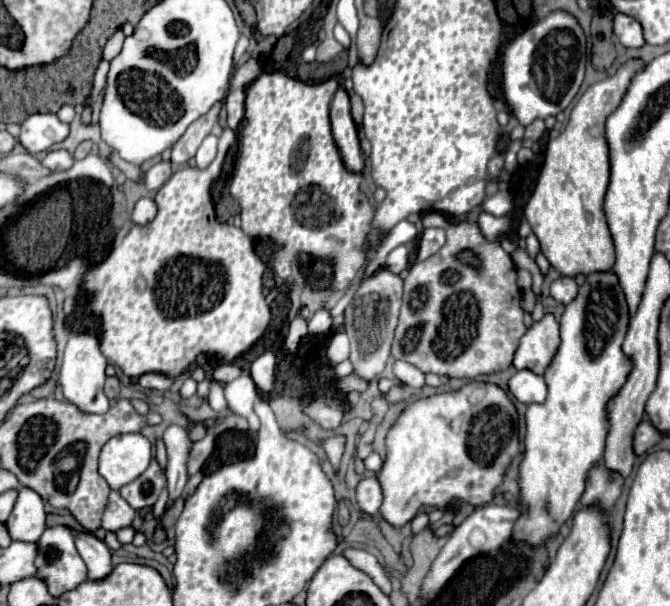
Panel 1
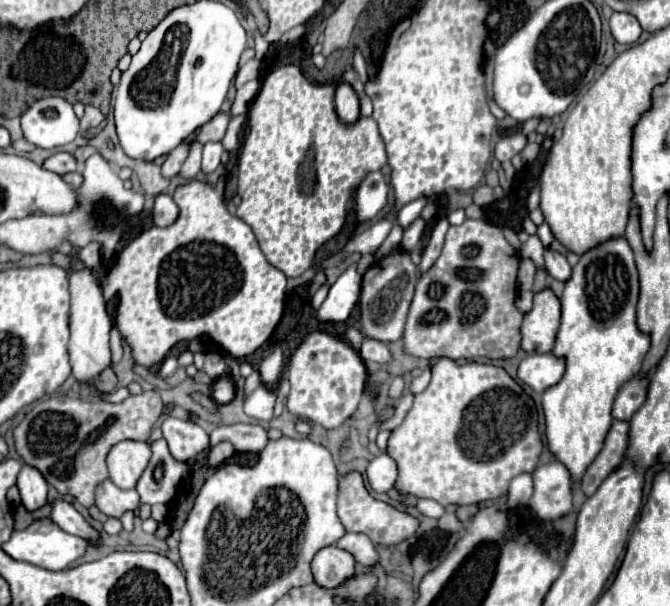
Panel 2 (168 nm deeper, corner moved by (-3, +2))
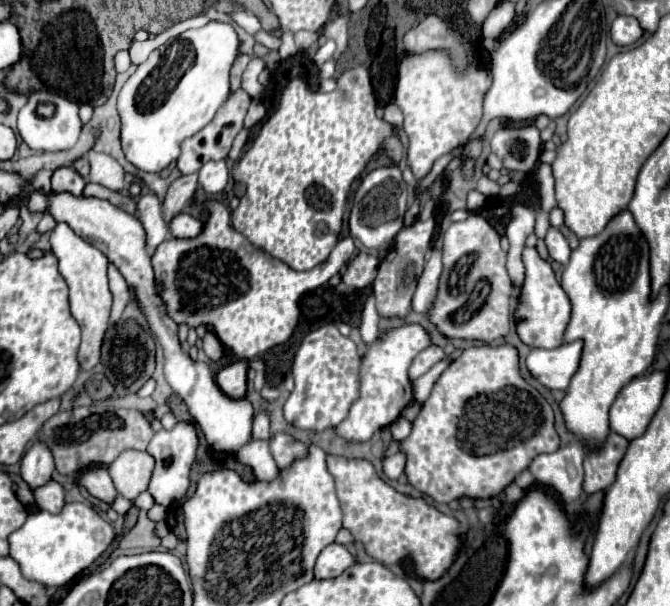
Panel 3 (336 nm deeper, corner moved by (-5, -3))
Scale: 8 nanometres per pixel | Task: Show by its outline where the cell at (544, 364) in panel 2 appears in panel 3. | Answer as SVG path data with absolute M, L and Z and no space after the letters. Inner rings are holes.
M583 341L563 343L557 349L531 349L527 357L527 369L547 389L569 387L571 377L579 369Z

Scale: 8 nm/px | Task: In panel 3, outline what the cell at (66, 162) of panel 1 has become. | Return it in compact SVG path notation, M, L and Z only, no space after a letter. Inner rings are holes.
M61 167L53 173L53 179L51 179L51 193L73 193L73 195L81 195L83 193L83 187L85 187L85 179L75 171L75 169L69 169L69 167Z

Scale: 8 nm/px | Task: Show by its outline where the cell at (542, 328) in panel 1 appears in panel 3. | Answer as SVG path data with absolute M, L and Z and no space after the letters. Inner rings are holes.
M535 247L523 249L523 263L525 263L525 281L521 285L521 293L517 299L515 317L515 331L523 343L529 347L559 347L563 343L563 333L571 317L571 303L559 281L555 279L553 267L549 261L541 259Z

